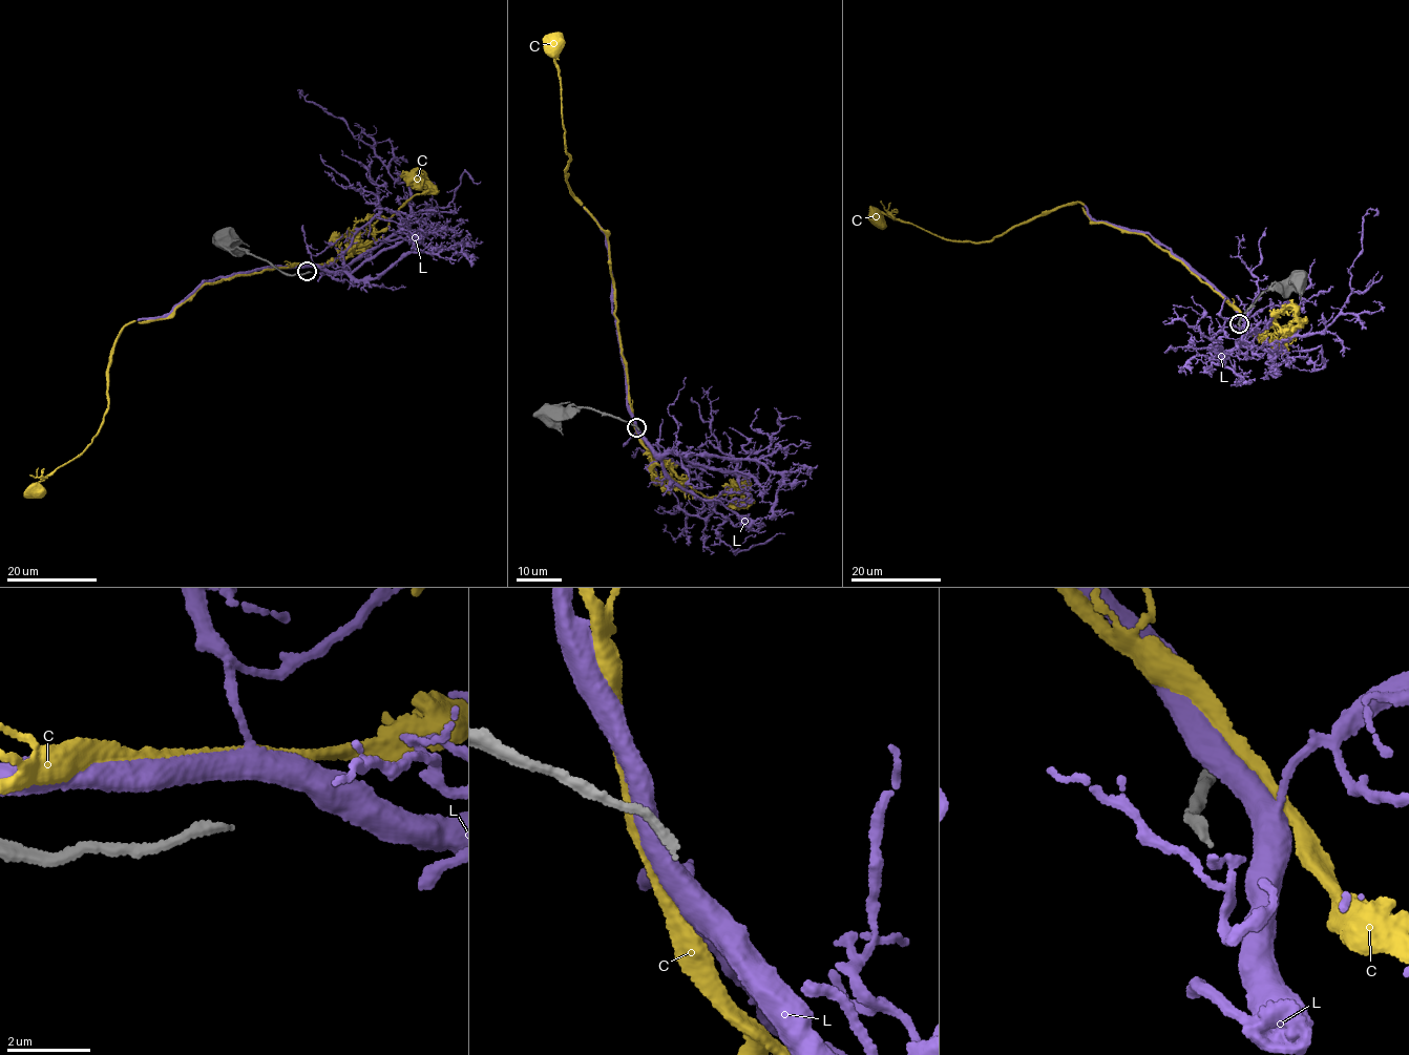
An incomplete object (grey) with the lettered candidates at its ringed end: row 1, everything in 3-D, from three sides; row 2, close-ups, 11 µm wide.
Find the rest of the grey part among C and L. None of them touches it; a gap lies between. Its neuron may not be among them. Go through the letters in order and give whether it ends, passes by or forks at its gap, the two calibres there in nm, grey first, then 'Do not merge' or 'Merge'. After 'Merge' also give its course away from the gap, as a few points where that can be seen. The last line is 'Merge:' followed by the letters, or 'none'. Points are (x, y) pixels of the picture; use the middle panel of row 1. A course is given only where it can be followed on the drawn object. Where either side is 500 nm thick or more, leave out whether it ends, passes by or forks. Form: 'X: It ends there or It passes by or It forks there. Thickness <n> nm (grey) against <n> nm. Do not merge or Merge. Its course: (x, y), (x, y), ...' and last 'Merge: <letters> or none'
C: It passes by. Thickness 300 nm (grey) against 360 nm. Do not merge
L: Thickness 300 nm (grey) against 500 nm. Merge. Its course: (636, 425), (663, 475), (718, 500), (714, 511), (703, 519), (688, 514), (644, 450), (632, 456)
Merge: L

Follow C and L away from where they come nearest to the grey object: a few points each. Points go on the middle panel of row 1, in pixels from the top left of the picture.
C: (634, 426), (615, 314), (608, 238), (573, 197), (566, 180), (571, 159), (565, 152), (553, 46), (562, 40)
L: (636, 425), (663, 475), (718, 500), (714, 511), (703, 519), (688, 514), (644, 450), (632, 456)

